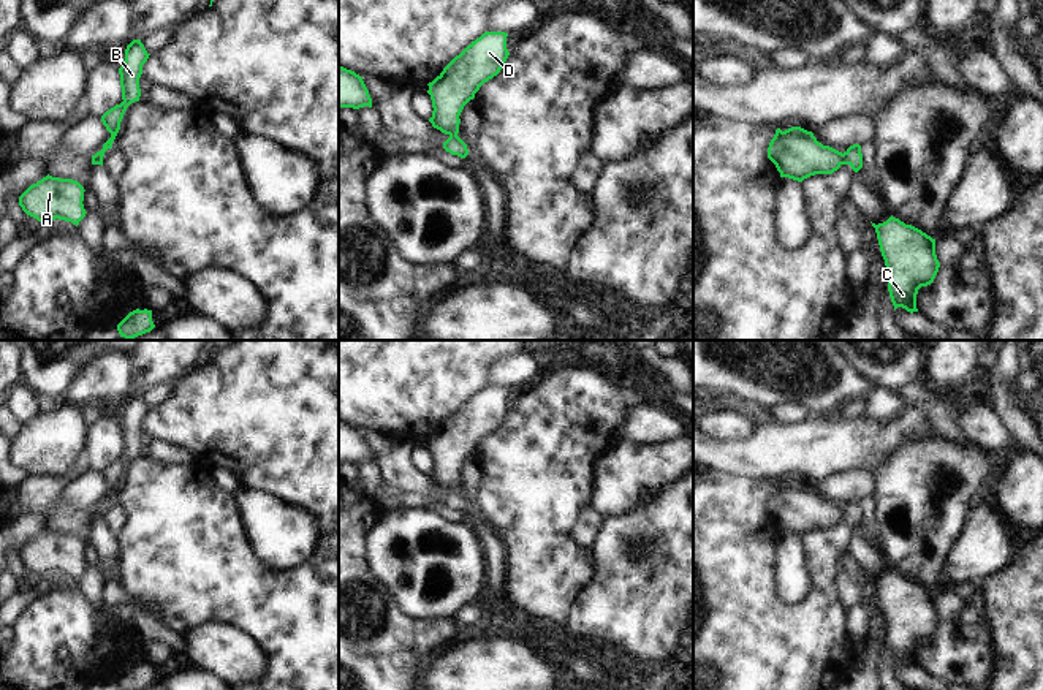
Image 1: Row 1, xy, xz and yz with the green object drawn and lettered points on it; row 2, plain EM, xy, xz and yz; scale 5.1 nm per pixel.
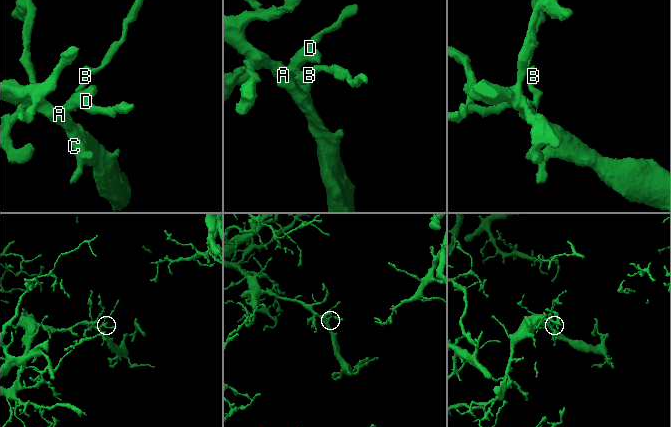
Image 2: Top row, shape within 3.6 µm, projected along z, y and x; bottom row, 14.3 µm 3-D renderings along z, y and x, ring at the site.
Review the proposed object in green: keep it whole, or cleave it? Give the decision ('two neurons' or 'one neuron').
two neurons

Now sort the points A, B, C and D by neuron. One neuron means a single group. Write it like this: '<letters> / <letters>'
A C D / B

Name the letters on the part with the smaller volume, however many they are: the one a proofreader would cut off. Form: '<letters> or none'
B

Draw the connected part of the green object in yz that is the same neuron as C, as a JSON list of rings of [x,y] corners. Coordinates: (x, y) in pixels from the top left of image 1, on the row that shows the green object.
[[[893,215],[872,226],[888,271],[888,291],[894,310],[902,307],[910,313],[918,312],[918,290],[931,285],[940,267],[935,239]]]

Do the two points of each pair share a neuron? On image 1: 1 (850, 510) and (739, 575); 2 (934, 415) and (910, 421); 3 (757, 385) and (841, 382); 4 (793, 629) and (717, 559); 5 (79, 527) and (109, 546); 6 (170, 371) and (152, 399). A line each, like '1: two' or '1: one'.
1: one
2: two
3: one
4: one
5: two
6: two

